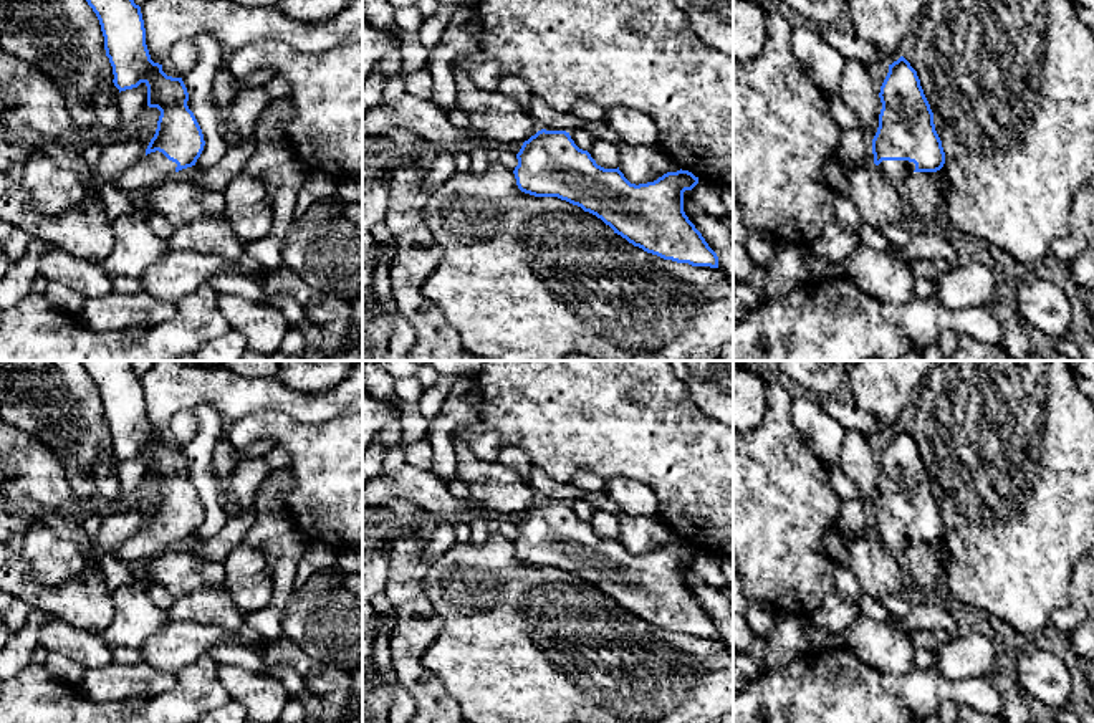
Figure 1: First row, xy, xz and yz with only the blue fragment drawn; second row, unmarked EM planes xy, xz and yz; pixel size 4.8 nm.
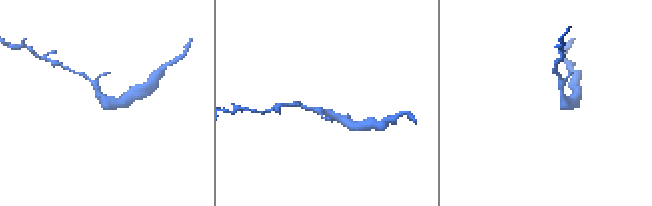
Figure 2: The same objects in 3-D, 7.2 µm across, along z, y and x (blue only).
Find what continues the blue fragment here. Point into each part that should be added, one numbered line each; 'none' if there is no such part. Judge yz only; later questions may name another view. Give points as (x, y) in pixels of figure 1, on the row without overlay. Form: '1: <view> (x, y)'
1: yz (894, 541)

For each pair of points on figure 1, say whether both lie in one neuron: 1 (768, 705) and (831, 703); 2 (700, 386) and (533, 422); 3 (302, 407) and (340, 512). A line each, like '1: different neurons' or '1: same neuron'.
1: same neuron
2: different neurons
3: different neurons

